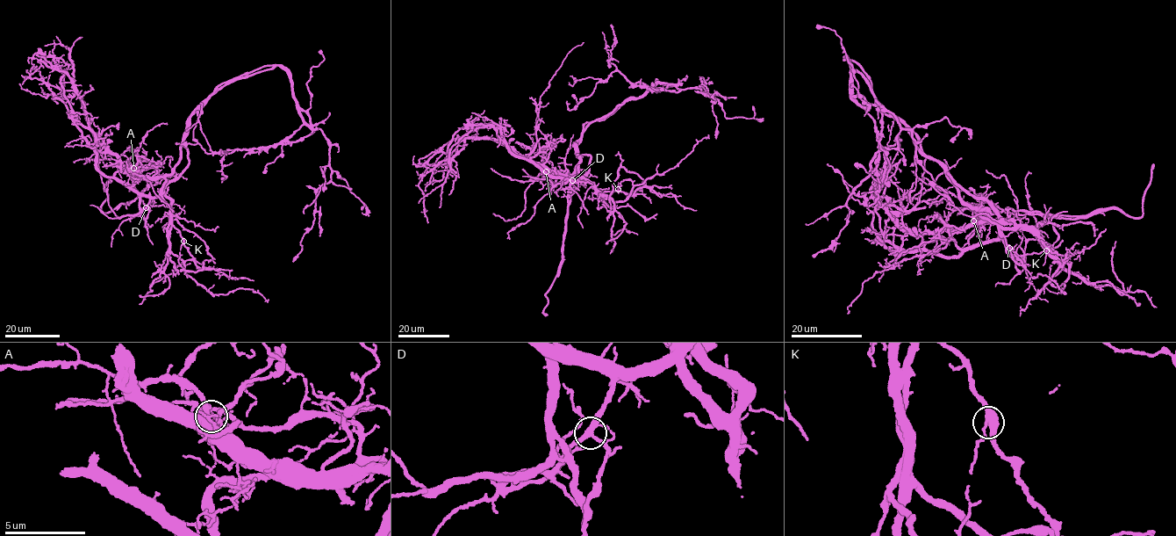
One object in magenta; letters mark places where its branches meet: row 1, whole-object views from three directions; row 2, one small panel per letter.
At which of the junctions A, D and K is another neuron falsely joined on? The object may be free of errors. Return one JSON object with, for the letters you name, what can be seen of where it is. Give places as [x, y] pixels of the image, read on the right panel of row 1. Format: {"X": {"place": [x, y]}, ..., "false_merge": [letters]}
{"D": {"place": [1009, 248]}, "false_merge": ["D"]}

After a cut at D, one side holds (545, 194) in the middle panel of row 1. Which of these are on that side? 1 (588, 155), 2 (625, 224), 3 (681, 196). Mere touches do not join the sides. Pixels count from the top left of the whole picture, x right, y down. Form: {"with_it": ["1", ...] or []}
{"with_it": ["3"]}

